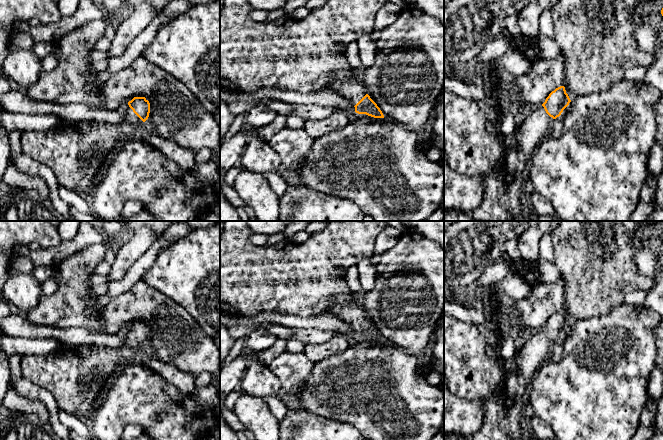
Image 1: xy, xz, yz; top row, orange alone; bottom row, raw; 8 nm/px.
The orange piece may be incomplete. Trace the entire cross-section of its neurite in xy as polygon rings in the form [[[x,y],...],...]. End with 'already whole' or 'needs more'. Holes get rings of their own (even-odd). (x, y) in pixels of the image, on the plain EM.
[[[134,321],[123,332],[123,337],[123,345],[118,348],[83,345],[78,351],[60,352],[55,349],[48,355],[24,354],[21,356],[22,377],[49,391],[61,410],[84,421],[103,402],[111,382],[119,375],[122,369],[127,364],[137,361],[139,354],[143,351],[143,347],[149,341],[150,327],[145,321]]]; needs more

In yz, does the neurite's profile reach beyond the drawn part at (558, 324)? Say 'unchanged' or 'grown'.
grown

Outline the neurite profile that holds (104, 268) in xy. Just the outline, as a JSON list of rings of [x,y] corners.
[[[103,260],[100,264],[94,267],[96,275],[108,275],[111,271],[111,264]]]

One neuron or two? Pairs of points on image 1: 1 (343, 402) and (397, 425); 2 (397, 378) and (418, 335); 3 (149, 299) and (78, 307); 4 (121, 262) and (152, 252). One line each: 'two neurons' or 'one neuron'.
1: one neuron
2: two neurons
3: two neurons
4: two neurons

